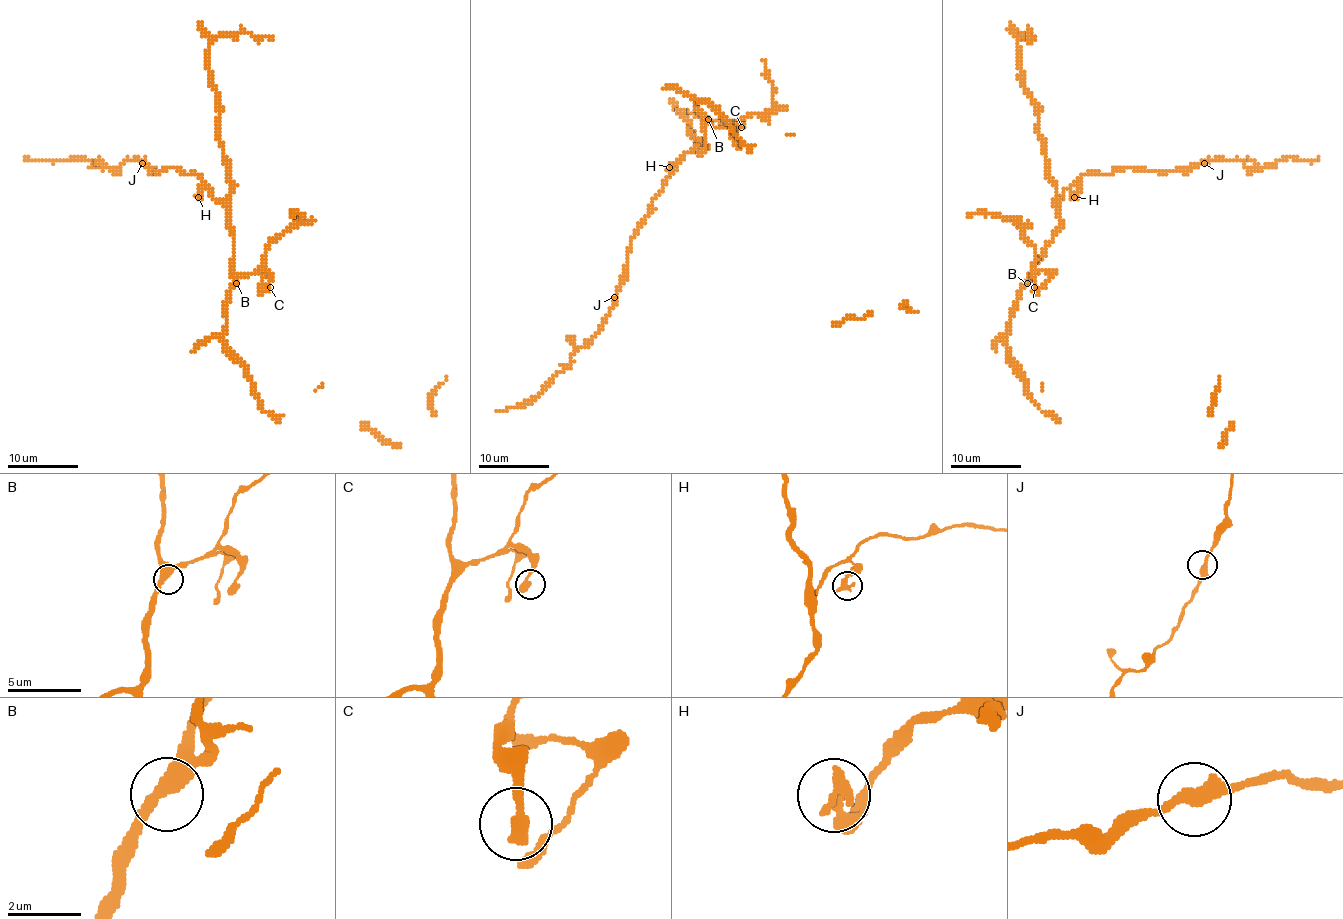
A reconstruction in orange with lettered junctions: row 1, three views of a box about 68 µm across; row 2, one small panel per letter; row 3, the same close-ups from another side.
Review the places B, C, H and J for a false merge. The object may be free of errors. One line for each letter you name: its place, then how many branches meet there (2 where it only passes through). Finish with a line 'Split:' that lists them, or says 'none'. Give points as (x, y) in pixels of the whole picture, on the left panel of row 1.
H: place (198, 197); branches 1
Split: H

